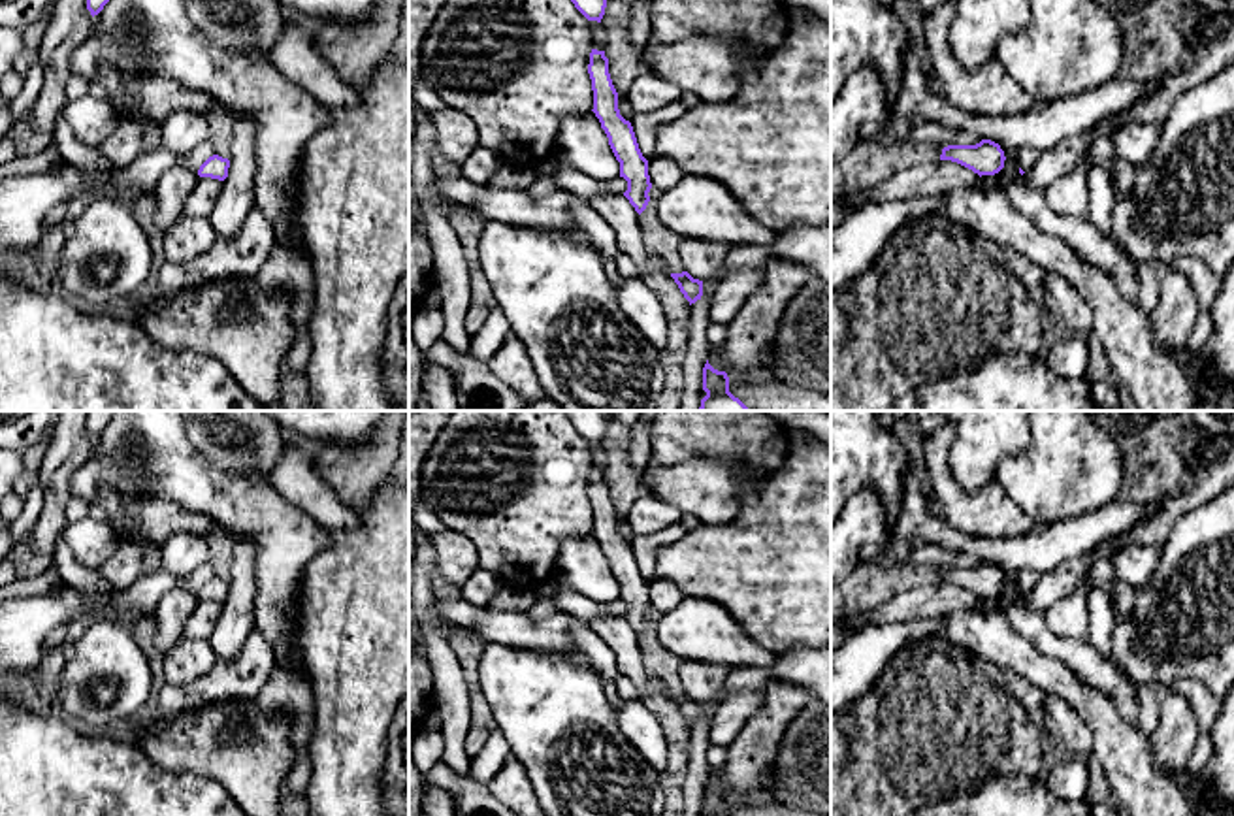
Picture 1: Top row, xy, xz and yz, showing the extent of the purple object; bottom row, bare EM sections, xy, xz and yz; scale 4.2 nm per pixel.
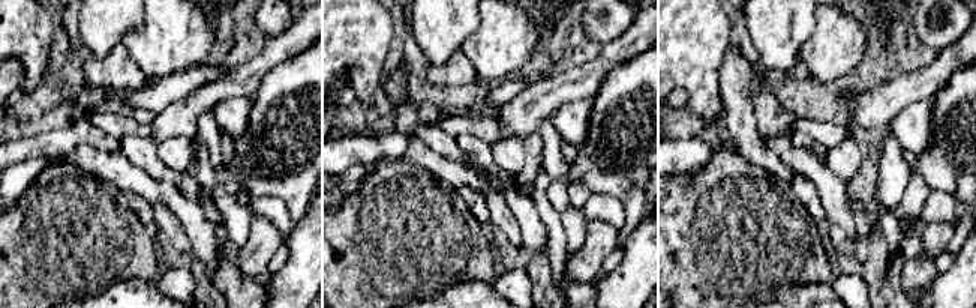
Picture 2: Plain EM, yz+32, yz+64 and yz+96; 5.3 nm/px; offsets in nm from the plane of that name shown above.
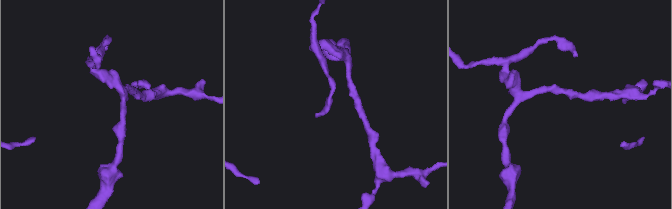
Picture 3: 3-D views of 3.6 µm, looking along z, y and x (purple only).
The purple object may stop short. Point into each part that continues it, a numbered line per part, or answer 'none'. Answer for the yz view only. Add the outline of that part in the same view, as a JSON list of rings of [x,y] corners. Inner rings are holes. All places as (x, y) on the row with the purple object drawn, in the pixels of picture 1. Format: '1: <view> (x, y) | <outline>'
none

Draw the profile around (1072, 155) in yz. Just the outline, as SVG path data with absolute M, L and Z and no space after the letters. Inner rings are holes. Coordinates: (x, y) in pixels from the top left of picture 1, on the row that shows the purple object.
M1234 23L1210 47L1196 53L1185 66L1168 75L1162 85L1142 96L1132 107L1112 115L1095 128L1042 151L1036 164L1021 179L1025 185L1046 190L1061 175L1080 171L1085 175L1095 162L1091 145L1096 138L1112 138L1125 124L1162 126L1174 102L1189 89L1208 81L1234 60Z

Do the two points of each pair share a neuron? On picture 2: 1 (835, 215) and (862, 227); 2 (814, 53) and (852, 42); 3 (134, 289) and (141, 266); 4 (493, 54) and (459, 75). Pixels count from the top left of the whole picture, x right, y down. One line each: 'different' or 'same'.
1: different
2: same
3: different
4: different

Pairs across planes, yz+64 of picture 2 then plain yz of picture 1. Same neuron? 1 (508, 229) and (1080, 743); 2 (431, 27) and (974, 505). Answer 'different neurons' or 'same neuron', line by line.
1: same neuron
2: different neurons

